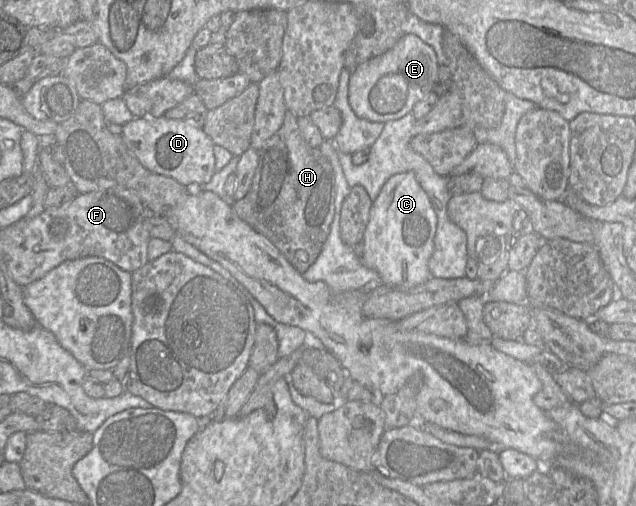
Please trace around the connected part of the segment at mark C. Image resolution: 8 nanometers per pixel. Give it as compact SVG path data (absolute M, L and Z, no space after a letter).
M413 172L392 175L372 202L363 237L363 264L378 273L383 285L413 287L432 277L428 261L434 250L437 216Z

